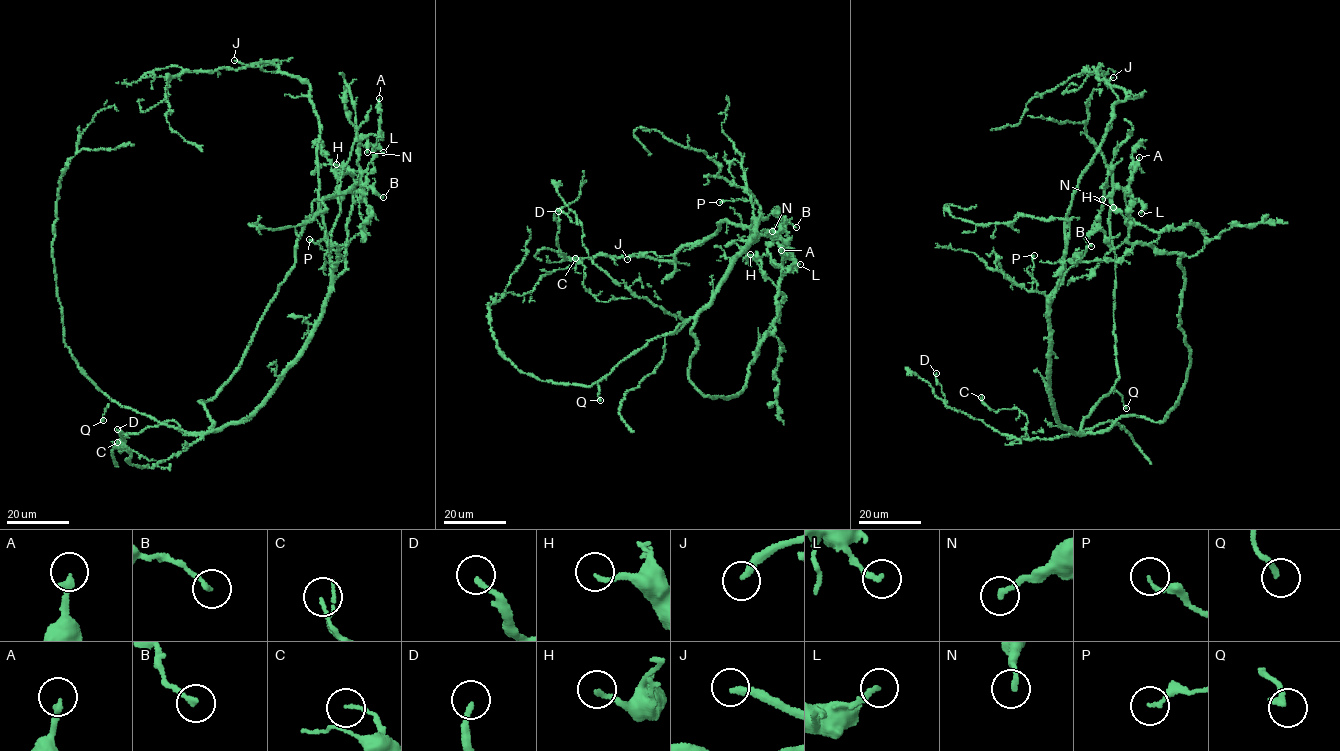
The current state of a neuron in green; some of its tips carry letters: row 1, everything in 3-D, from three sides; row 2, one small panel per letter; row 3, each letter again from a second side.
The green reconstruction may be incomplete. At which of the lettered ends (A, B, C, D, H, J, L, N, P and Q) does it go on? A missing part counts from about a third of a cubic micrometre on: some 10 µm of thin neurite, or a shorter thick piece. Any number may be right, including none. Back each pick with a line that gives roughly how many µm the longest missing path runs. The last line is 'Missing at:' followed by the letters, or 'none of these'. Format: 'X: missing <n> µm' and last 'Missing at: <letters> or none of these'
J: missing 50 µm
Missing at: J

